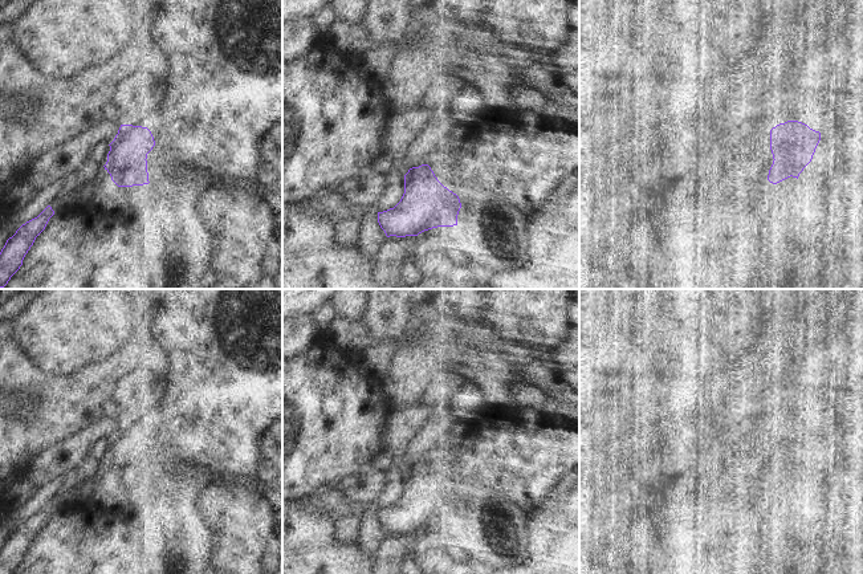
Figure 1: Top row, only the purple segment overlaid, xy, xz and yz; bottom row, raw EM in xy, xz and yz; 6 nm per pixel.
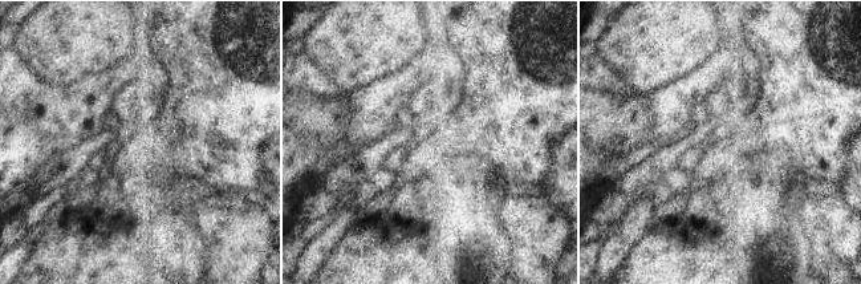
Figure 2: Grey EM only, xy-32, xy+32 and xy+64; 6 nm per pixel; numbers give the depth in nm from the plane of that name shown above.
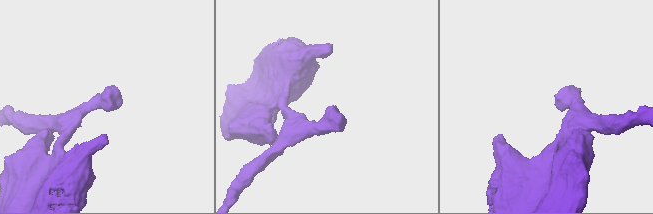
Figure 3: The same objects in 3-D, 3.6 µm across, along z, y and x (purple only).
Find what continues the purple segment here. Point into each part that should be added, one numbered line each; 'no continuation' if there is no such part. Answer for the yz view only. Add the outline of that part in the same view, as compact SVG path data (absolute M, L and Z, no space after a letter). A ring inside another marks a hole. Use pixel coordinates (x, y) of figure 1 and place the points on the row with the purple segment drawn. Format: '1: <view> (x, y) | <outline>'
1: yz (747, 150) | M752 123L722 134L719 143L724 151L725 168L753 179L768 180L774 160L770 130L760 123Z

